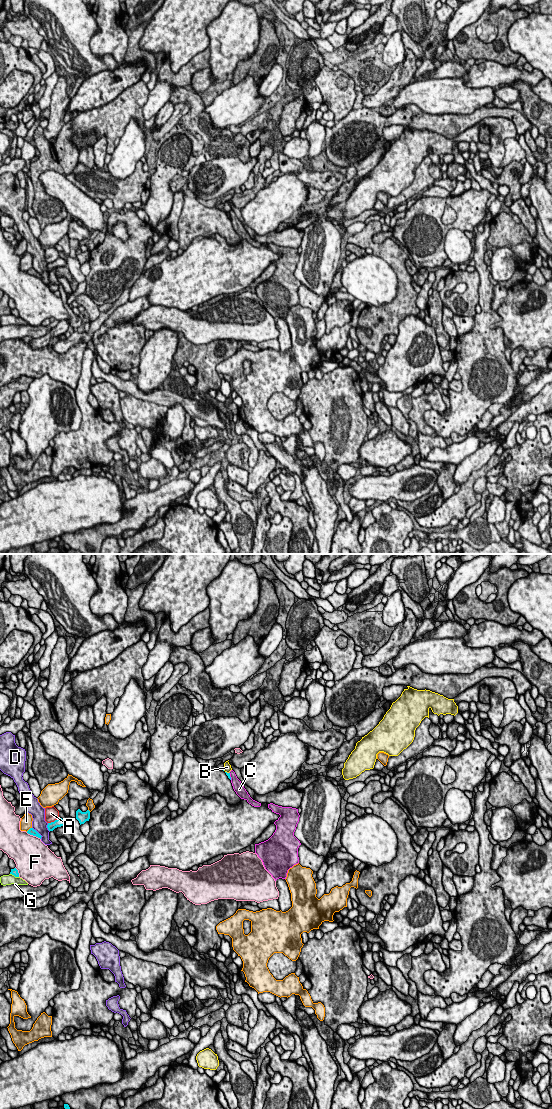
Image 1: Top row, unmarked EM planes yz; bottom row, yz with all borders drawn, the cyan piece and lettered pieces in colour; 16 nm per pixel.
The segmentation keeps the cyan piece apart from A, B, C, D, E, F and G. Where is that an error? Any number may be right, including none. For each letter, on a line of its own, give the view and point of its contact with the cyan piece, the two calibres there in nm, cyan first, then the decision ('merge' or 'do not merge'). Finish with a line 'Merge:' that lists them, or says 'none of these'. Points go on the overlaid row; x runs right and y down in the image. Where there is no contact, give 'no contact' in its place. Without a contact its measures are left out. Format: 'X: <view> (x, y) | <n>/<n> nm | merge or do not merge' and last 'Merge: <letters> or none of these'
A: yz (54, 821) | 140/220 nm | do not merge
B: yz (226, 772) | 60/130 nm | do not merge
C: yz (229, 776) | 60/170 nm | do not merge
D: yz (38, 833) | 120/240 nm | do not merge
E: yz (29, 829) | 120/190 nm | do not merge
F: yz (33, 835) | 120/500 nm | do not merge
G: yz (14, 875) | 100/160 nm | do not merge
Merge: none of these

